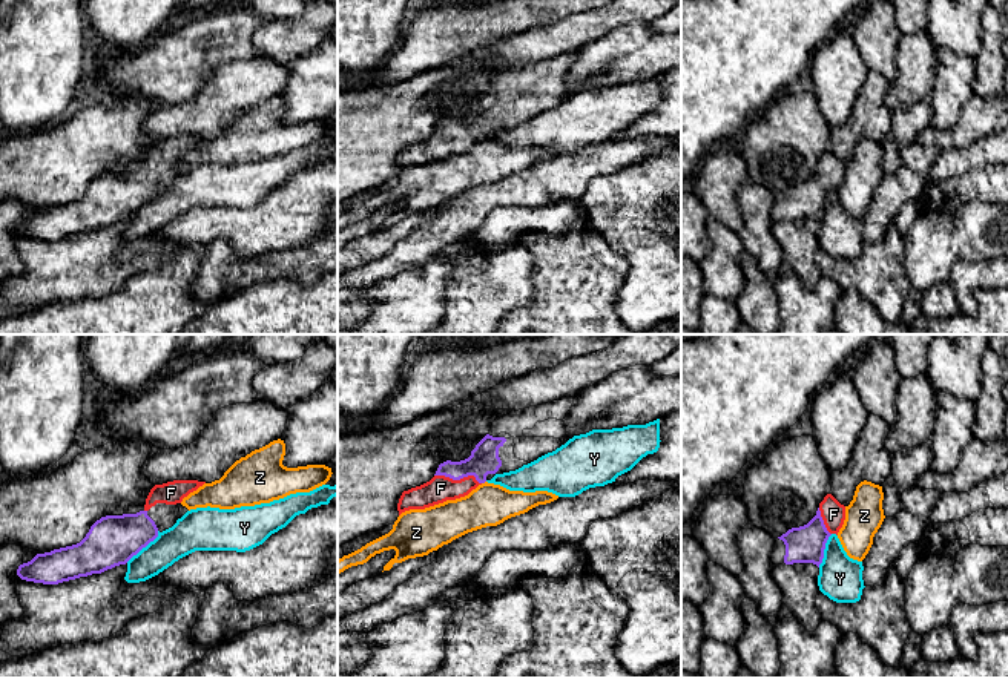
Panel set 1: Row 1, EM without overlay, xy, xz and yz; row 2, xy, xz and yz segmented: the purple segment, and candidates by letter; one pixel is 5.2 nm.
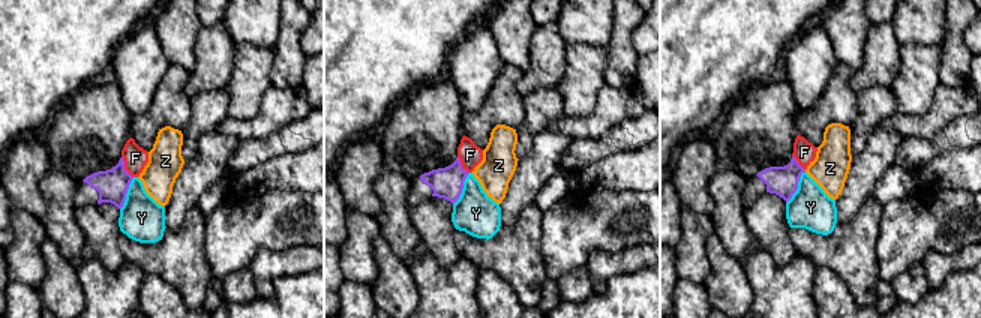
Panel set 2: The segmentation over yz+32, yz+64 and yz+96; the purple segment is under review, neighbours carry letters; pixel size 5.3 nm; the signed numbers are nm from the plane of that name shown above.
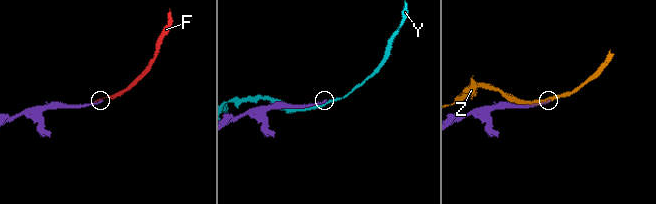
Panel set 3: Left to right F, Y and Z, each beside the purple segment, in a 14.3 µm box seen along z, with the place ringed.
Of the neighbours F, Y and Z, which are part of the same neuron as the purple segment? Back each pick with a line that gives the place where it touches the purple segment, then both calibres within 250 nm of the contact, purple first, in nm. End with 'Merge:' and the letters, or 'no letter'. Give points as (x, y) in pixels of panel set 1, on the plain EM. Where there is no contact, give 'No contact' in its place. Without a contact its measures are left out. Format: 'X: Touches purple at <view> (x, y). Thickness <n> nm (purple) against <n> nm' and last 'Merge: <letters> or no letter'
F: Touches purple at xz (457, 135). Thickness 150 nm (purple) against 140 nm
Merge: F

